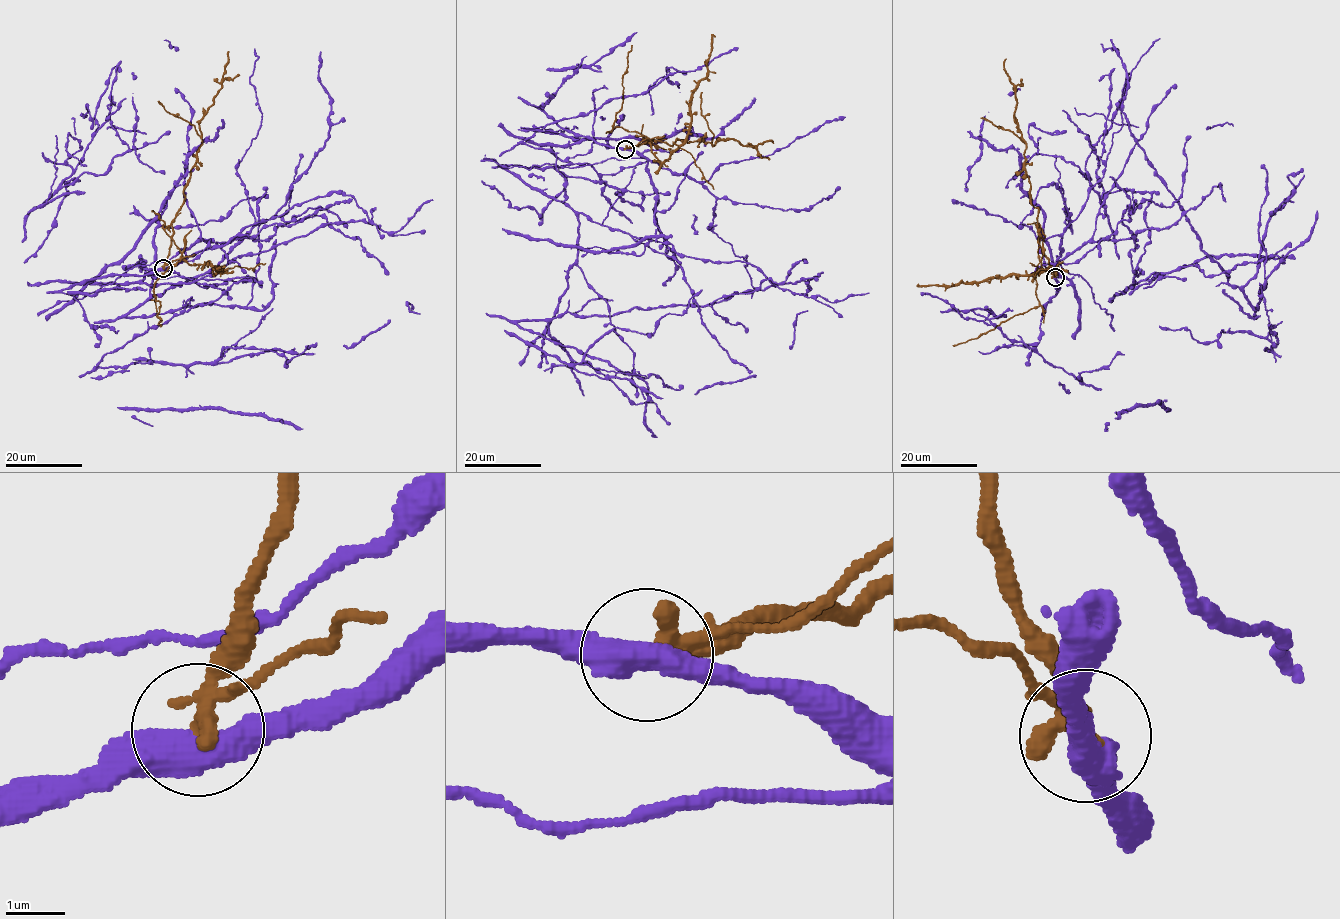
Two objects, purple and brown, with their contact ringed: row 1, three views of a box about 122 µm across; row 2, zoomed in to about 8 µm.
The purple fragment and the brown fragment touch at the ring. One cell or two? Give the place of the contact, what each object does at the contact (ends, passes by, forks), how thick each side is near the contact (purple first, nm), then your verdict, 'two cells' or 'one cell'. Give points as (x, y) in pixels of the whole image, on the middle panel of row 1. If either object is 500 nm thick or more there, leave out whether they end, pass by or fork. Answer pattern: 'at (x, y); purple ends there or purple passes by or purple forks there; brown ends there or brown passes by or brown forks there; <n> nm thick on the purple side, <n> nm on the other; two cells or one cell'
at (625, 149); 500 nm thick on the purple side, 360 nm on the other; two cells

